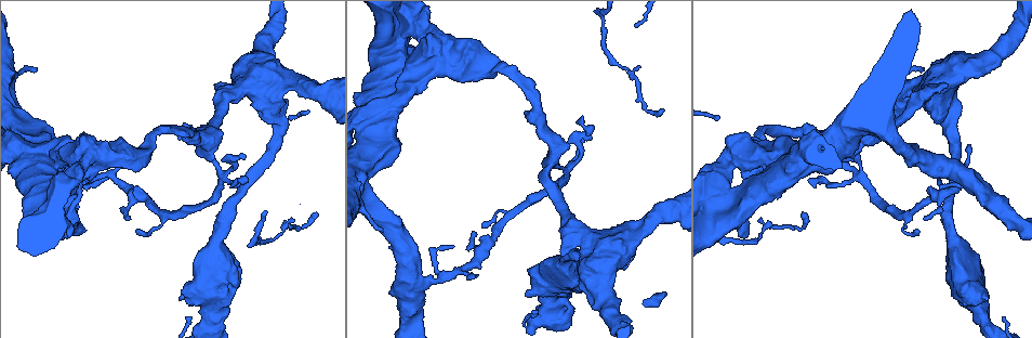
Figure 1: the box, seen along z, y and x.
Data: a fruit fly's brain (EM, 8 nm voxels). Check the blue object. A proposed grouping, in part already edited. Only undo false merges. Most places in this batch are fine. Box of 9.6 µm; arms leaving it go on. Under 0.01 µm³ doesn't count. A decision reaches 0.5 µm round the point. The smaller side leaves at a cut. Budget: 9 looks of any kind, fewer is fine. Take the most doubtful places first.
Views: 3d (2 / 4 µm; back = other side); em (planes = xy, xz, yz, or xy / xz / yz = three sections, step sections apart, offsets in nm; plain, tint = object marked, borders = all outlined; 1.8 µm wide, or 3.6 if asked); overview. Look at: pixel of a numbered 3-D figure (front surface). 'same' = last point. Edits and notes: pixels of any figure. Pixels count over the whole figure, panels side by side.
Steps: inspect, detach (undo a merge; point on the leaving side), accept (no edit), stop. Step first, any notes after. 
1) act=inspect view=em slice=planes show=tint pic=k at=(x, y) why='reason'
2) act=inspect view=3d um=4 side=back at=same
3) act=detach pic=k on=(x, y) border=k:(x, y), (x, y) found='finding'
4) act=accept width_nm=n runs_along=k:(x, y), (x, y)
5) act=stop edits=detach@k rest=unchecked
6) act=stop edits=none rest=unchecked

act=inspect view=em slice=planes show=tint pic=1 at=(863, 175) why='abrupt turn'

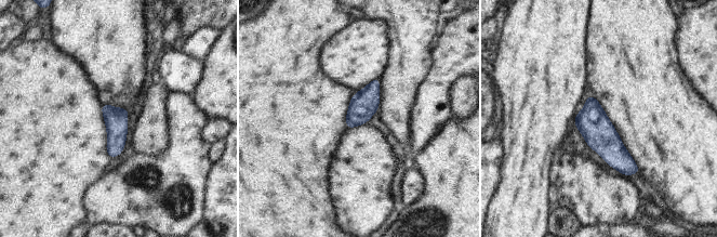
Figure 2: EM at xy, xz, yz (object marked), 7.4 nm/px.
act=accept runs_along=2:(591, 99), (599, 134), (636, 170) found='all the same cell'

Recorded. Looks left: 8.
act=inspect view=em slice=yz step=8 show=plain pic=1 at=(973, 183) why='sharp bend'

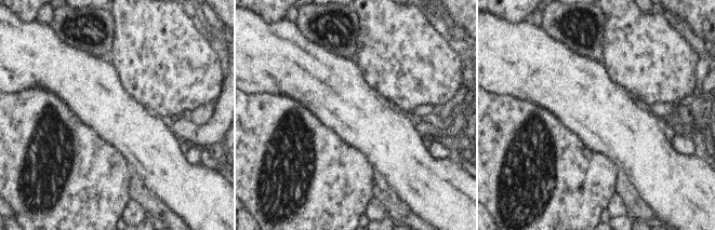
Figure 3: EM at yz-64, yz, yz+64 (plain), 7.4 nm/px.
act=inspect view=em slice=yz step=8 show=tint at=same why='with the object marked'

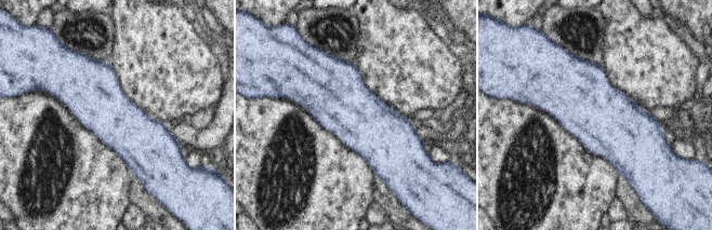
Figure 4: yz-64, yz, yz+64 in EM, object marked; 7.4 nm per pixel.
act=accept found='continuous, no second cell'

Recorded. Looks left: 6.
act=inspect view=3d um=4 pic=1 at=(774, 158) why='a fork'

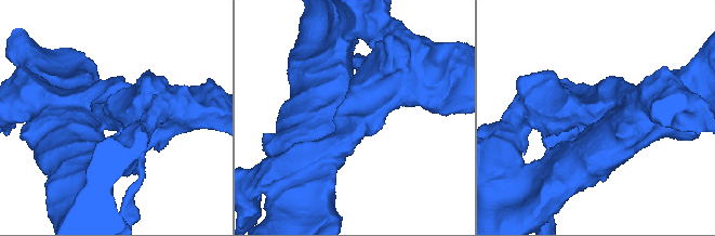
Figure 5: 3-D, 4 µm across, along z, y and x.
act=inspect view=em um=3.6 slice=xy step=4 show=tint pic=5 at=(594, 112) arms=3 arm_widths_nm=300,360,700 why='shape alone is not enough'

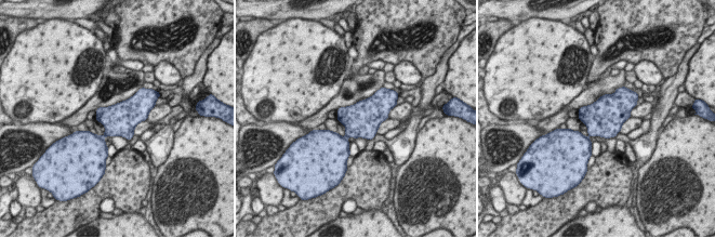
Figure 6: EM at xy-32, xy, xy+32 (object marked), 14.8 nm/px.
act=inspect view=em um=3.6 slice=planes show=tint at=same

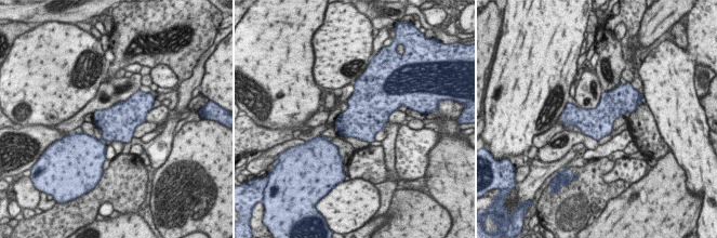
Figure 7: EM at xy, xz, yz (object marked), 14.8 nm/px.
act=accept found='all the same cell'

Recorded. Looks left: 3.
act=inspect view=3d um=4 pic=1 at=(412, 331)

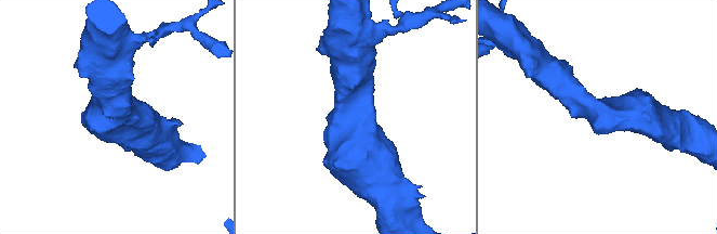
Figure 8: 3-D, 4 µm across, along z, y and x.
act=inspect view=em slice=planes show=tint pic=8 at=(594, 112)

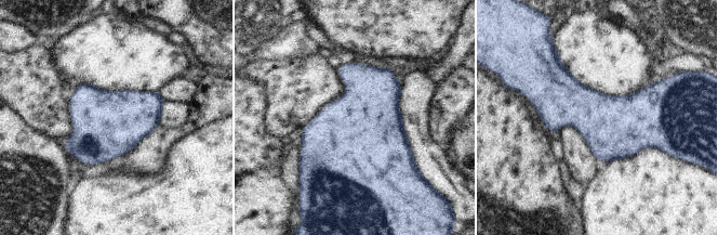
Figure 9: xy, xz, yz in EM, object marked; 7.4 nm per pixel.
act=accept found='continuous, no second cell'

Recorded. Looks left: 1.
act=stop edits=none rest=unchecked

